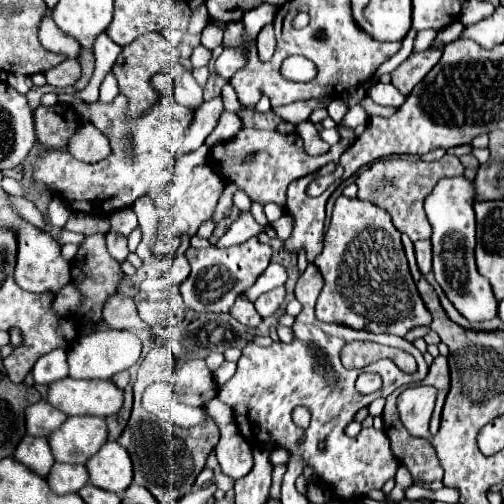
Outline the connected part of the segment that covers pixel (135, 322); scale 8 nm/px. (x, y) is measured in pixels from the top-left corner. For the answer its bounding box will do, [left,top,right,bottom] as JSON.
[103,292,141,330]

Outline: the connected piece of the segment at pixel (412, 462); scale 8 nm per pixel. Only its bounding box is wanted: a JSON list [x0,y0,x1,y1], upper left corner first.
[383,387,443,484]

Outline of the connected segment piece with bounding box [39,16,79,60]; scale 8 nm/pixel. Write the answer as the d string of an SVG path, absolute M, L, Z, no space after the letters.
M51 16L43 18L43 24L39 28L39 40L51 52L63 54L71 60L79 58L79 44L75 44L75 40L71 40L69 36L63 36L63 32L59 32L59 28L55 28L55 22L51 20Z

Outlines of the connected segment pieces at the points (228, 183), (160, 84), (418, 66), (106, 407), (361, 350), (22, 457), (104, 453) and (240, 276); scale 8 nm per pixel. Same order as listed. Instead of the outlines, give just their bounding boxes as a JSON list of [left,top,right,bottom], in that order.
[[207,128,355,222],[33,74,193,216],[391,48,441,94],[47,376,123,418],[341,342,381,368],[15,436,55,476],[85,440,133,494],[181,236,271,312]]

